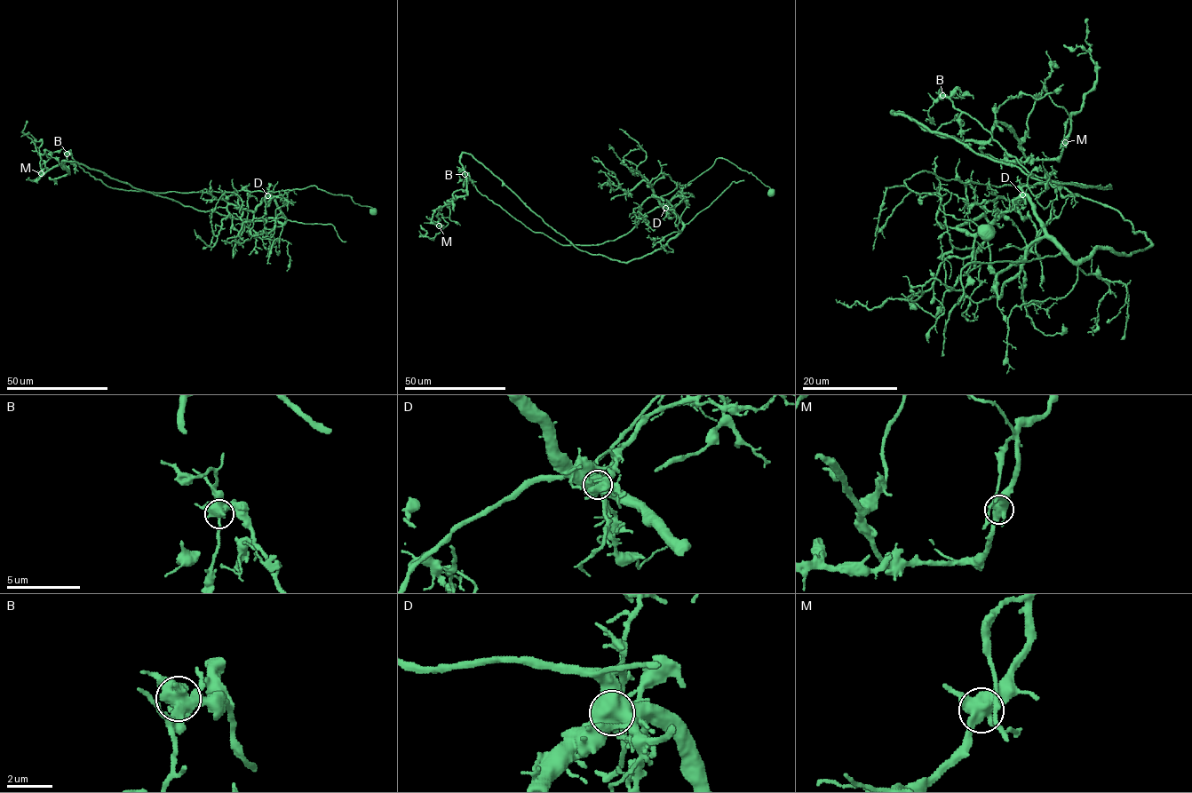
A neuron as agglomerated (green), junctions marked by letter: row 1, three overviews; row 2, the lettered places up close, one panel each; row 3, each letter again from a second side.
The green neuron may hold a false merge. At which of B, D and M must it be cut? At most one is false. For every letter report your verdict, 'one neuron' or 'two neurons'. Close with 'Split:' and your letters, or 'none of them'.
B: one neuron
D: two neurons
M: one neuron
Split: D

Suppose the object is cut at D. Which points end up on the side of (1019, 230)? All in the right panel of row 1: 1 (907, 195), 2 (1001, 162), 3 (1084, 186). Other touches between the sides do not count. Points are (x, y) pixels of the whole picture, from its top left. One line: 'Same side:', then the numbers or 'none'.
Same side: 1, 2

